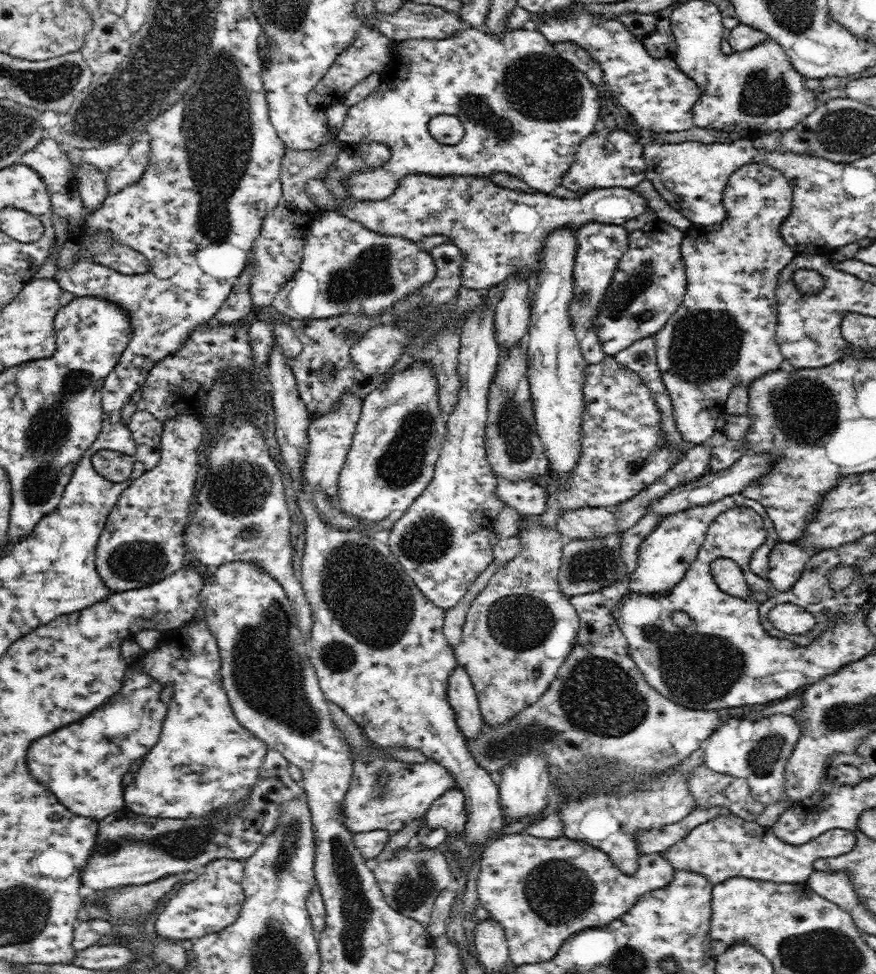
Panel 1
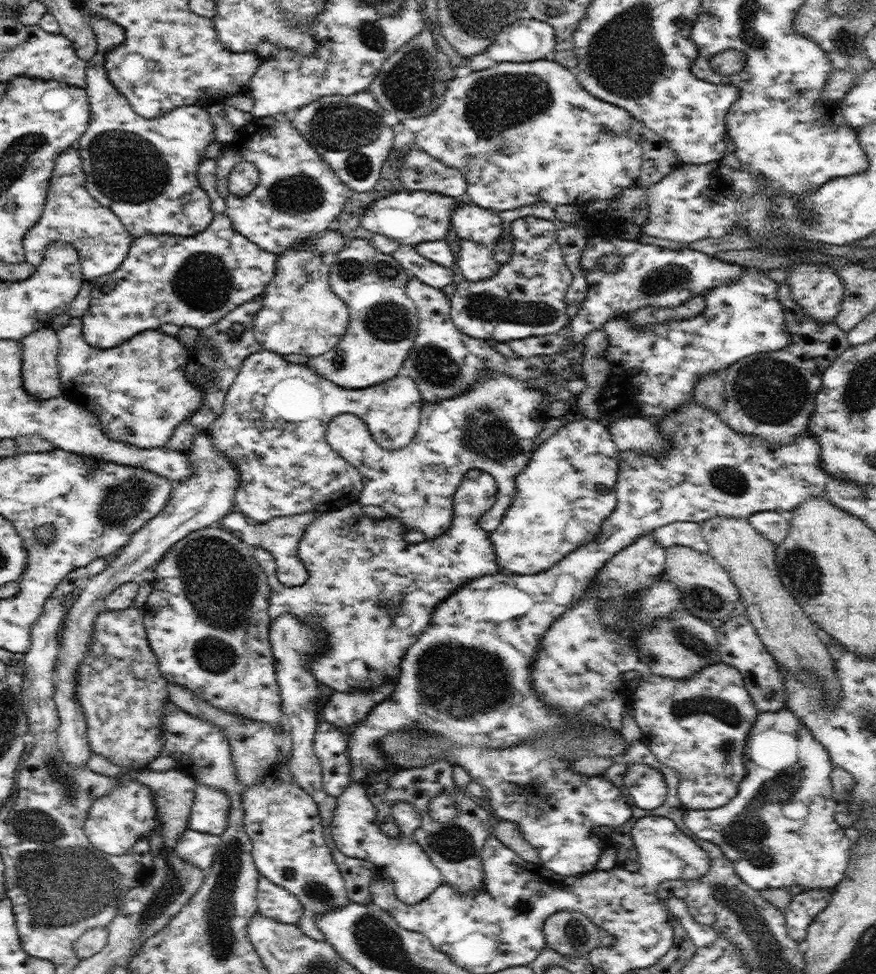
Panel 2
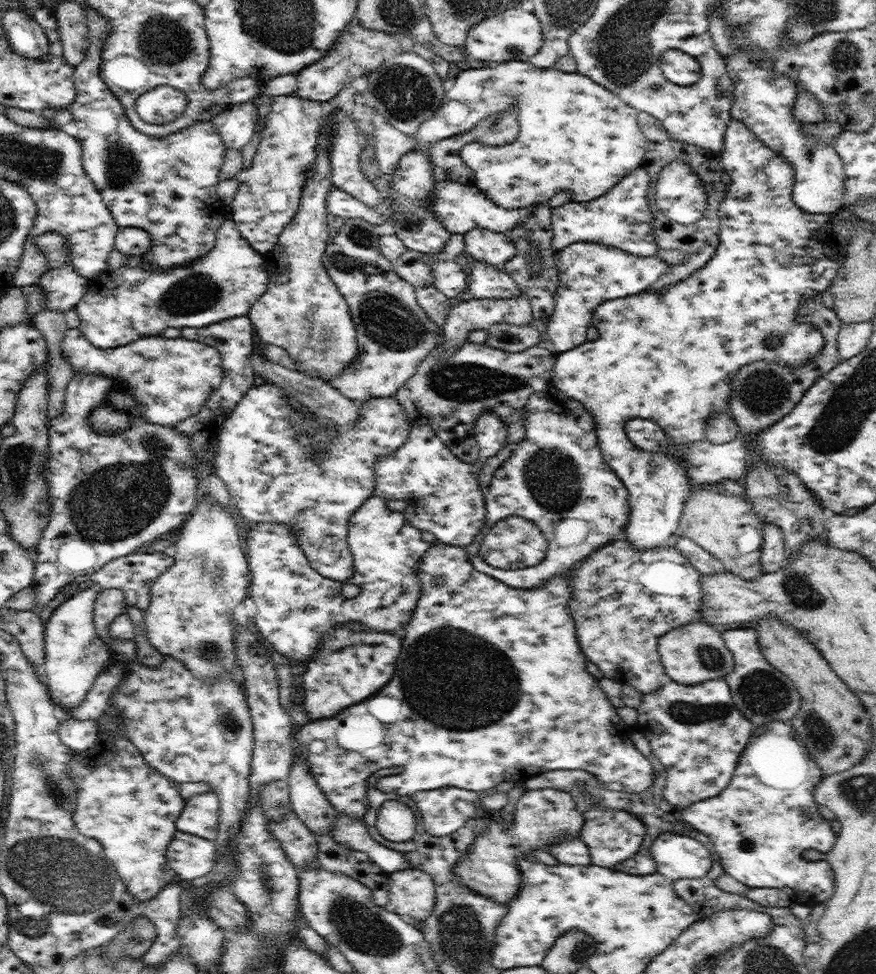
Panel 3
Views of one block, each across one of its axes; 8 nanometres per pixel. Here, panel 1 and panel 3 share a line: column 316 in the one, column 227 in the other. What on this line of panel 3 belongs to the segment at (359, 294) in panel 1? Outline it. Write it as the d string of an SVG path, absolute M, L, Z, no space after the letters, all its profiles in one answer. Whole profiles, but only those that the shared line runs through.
M231 216L218 229L214 247L206 256L180 268L155 271L126 265L113 271L106 269L97 277L89 279L87 291L75 306L80 318L80 332L95 347L116 348L144 337L158 336L165 328L200 328L220 320L247 315L268 288L269 276L265 260L250 247Z

